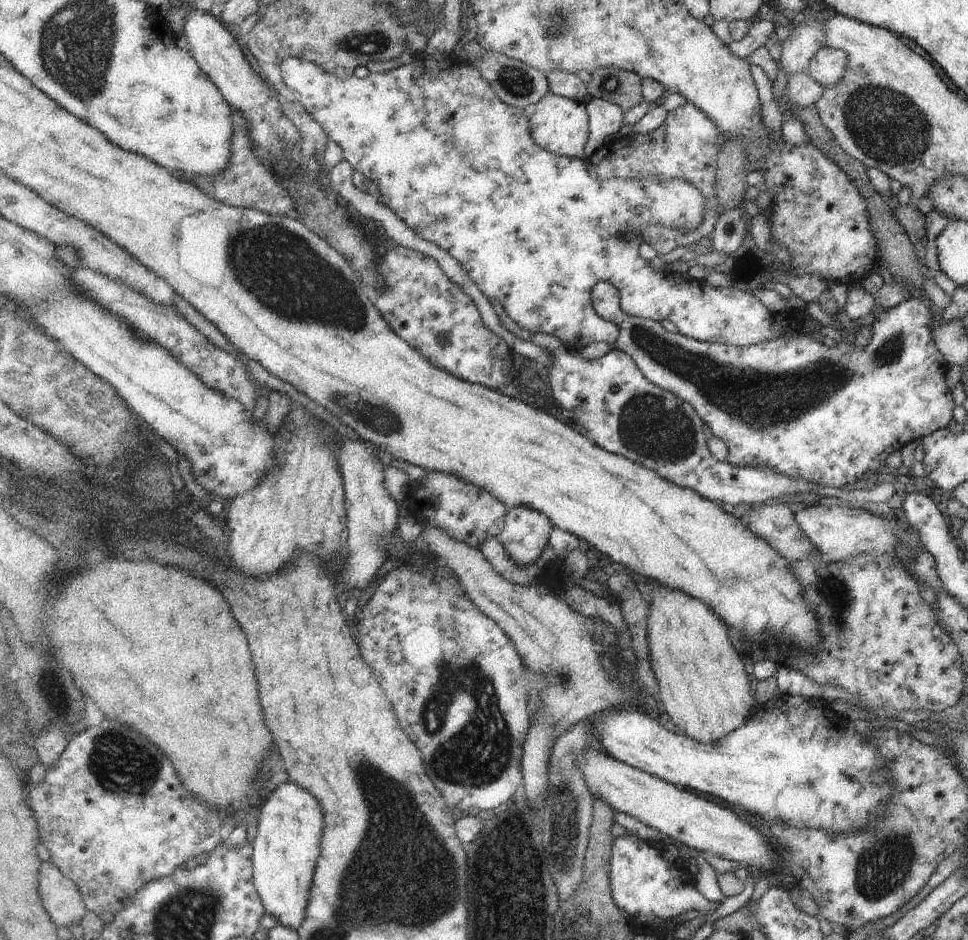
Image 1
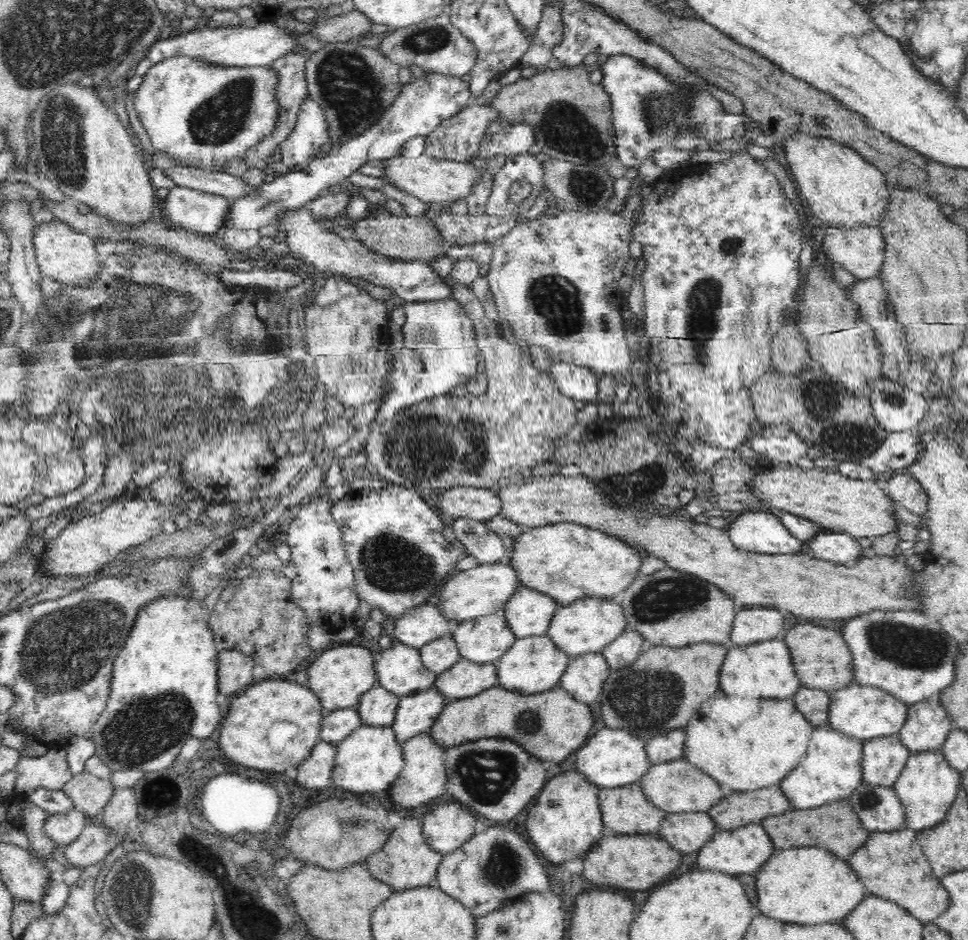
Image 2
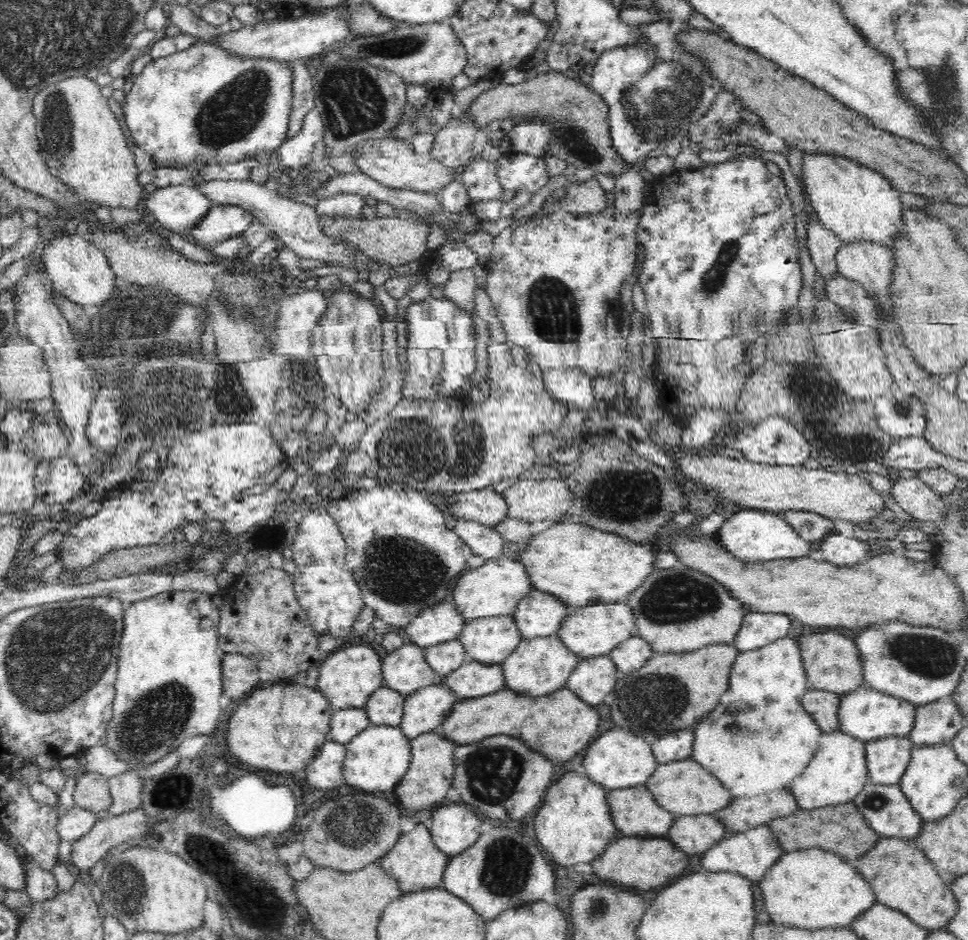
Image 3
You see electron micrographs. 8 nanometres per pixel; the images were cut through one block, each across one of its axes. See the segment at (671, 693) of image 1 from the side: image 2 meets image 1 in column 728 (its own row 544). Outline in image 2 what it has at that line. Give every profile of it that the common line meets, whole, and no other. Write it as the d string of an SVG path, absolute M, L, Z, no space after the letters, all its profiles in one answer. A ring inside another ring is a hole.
M524 474L510 480L510 484L503 486L502 488L496 488L498 491L498 496L501 502L500 512L502 517L506 517L508 520L512 520L515 524L520 525L525 529L532 529L540 527L543 525L552 525L557 523L574 523L583 526L590 526L590 528L596 528L596 530L604 530L604 532L610 532L610 534L616 534L616 537L622 538L623 542L636 542L640 544L650 556L655 556L666 562L666 566L674 569L675 571L680 571L686 573L706 584L711 583L716 587L720 587L730 598L734 599L734 606L736 610L746 607L758 607L762 606L764 608L774 608L785 613L790 612L794 616L799 616L802 619L814 620L815 622L827 622L830 625L838 626L848 620L852 620L854 616L862 616L863 613L872 612L874 609L910 609L914 612L922 613L922 607L918 606L918 602L915 602L914 598L911 598L910 587L912 577L915 576L914 571L906 565L905 554L898 553L892 556L880 556L872 555L871 557L860 557L858 561L851 564L836 564L830 561L825 561L822 559L816 559L814 556L809 556L807 554L798 553L795 555L770 555L762 553L748 552L745 549L738 549L732 545L730 537L727 530L718 530L718 528L708 528L704 524L692 524L688 520L678 520L678 518L668 518L664 513L658 513L655 508L640 508L640 511L630 510L629 508L618 508L618 506L612 506L610 500L606 500L594 486L592 480L584 478L584 476L576 476L576 478L566 478L566 476L558 476L558 474L537 474L535 477L531 474Z

